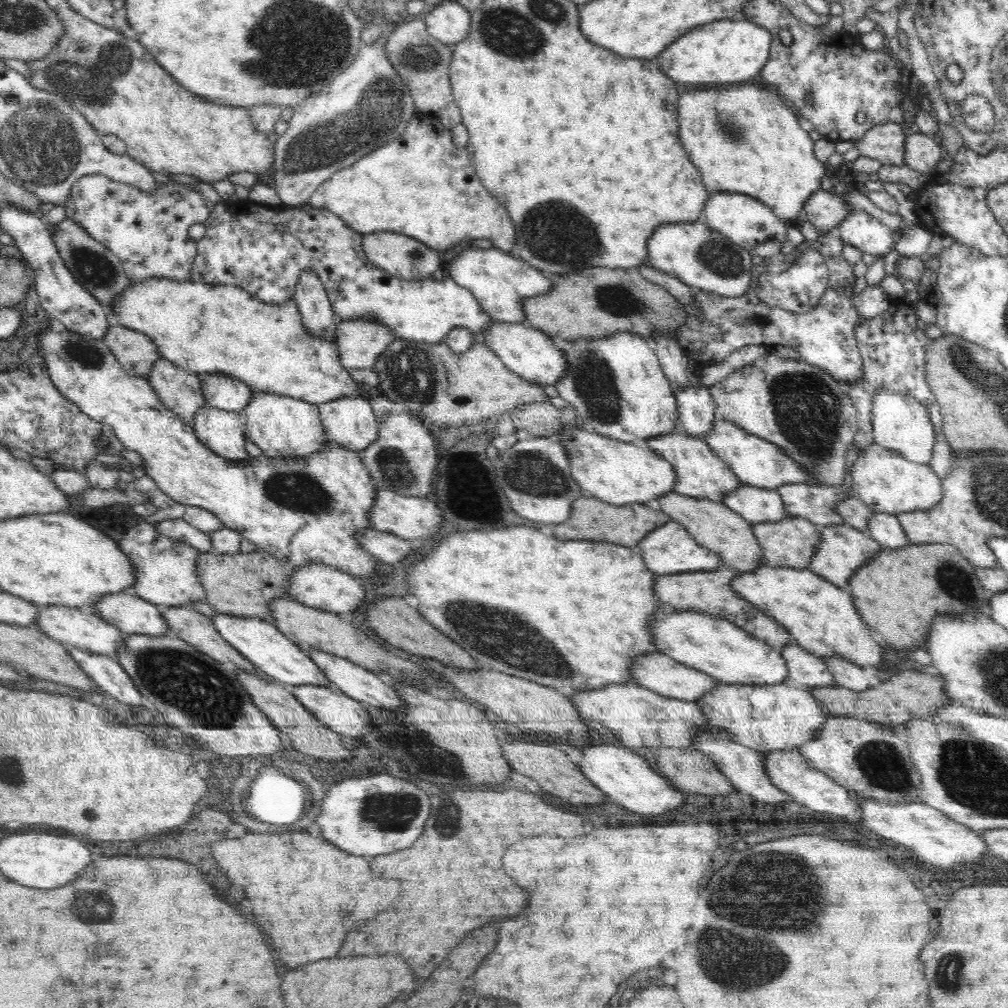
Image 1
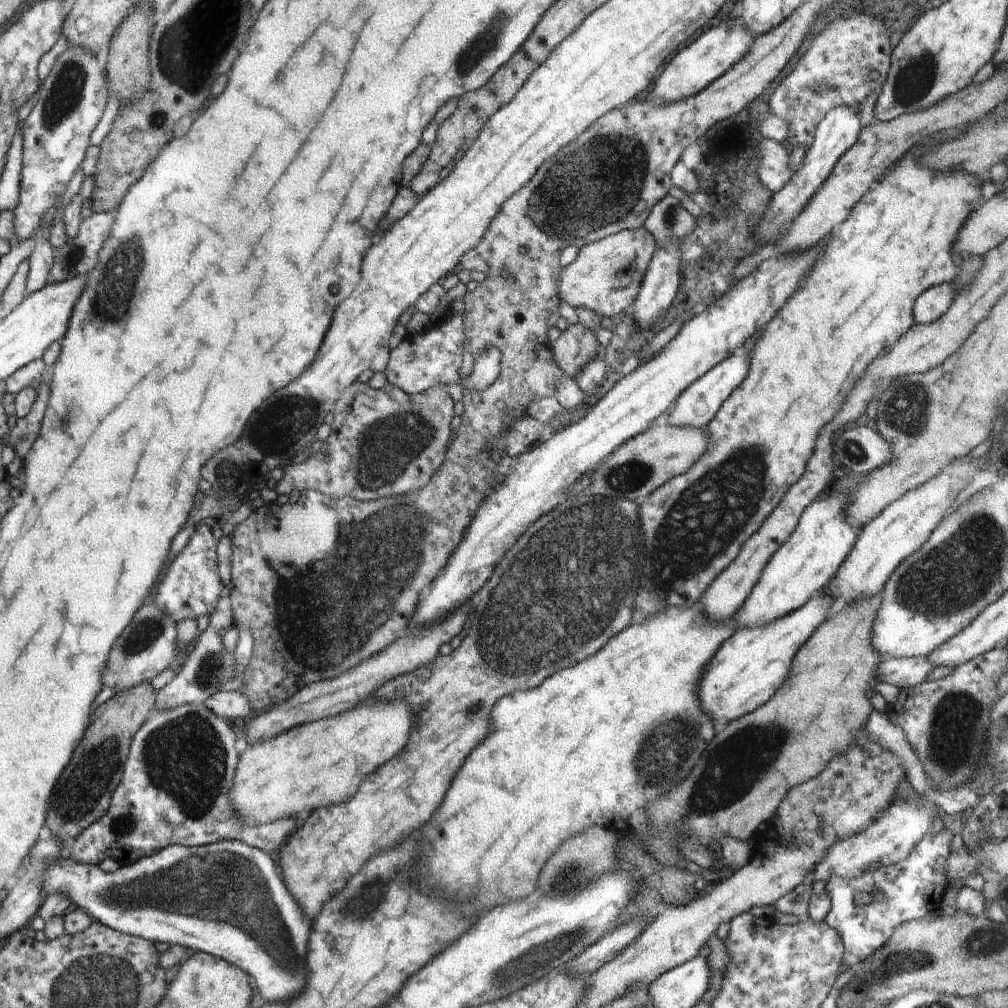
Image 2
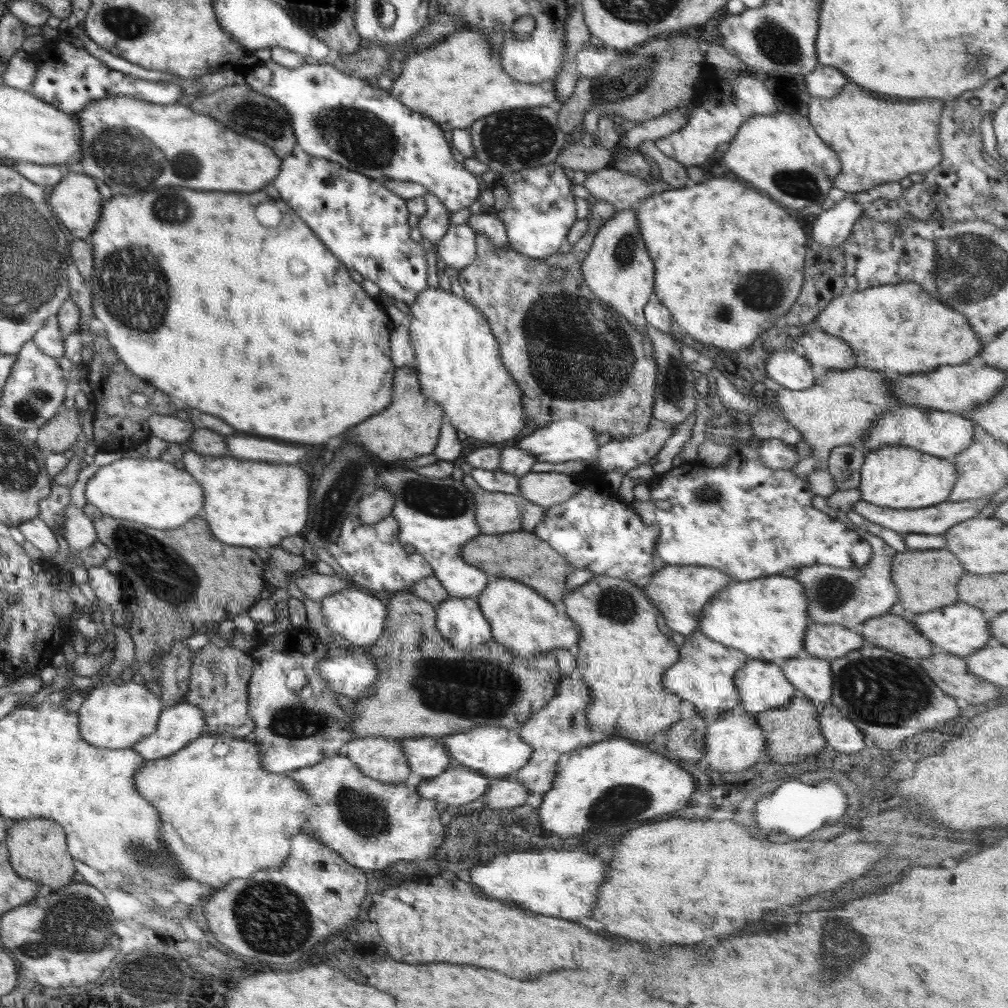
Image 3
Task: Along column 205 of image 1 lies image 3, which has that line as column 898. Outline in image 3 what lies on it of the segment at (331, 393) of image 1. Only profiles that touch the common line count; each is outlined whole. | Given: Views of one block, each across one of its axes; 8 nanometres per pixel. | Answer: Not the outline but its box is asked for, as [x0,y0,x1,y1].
[815,282,986,375]

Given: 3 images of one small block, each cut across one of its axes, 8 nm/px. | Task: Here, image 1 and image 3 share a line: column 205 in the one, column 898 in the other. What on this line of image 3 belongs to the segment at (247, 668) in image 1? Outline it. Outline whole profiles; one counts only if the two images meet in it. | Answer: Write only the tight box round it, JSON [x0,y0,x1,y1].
[857,612,938,659]

